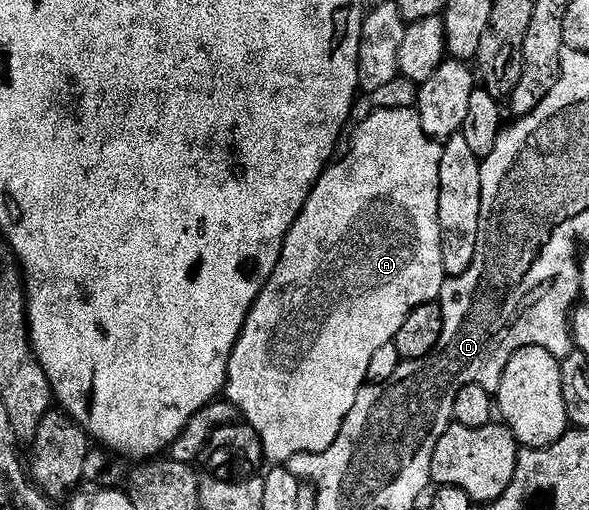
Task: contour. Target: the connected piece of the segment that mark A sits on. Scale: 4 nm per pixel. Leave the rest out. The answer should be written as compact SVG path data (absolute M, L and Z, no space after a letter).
M417 109L372 110L361 121L358 131L354 134L354 143L351 144L350 151L342 159L339 157L327 166L320 180L312 188L300 216L282 241L276 272L272 272L268 284L252 304L248 320L236 340L228 364L225 401L231 402L244 419L245 425L252 427L260 436L266 462L270 464L284 464L292 456L319 454L332 448L348 412L352 412L352 404L356 404L356 396L362 391L362 387L367 385L368 364L372 355L379 348L384 348L384 344L393 342L396 332L400 332L400 324L404 324L404 320L408 320L408 316L416 308L429 302L438 302L442 296L442 285L447 280L441 251L439 219L440 160L443 143L430 138L428 132L424 132L424 124L420 124Z

